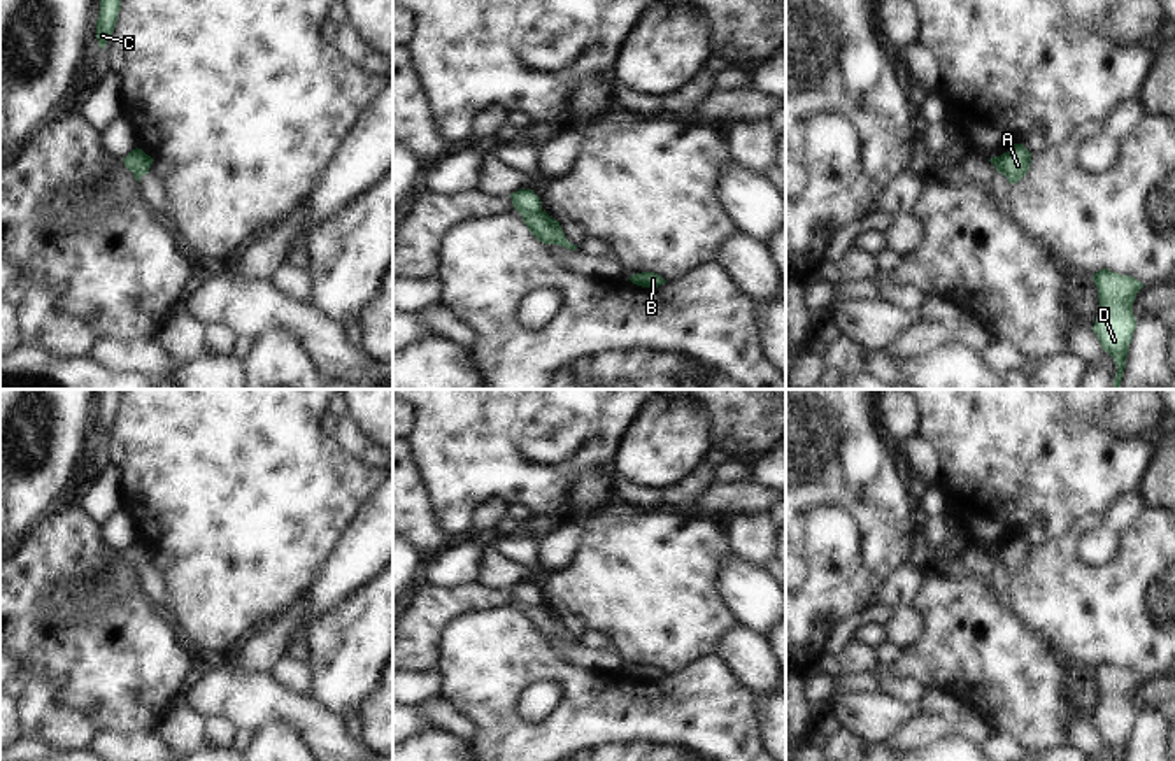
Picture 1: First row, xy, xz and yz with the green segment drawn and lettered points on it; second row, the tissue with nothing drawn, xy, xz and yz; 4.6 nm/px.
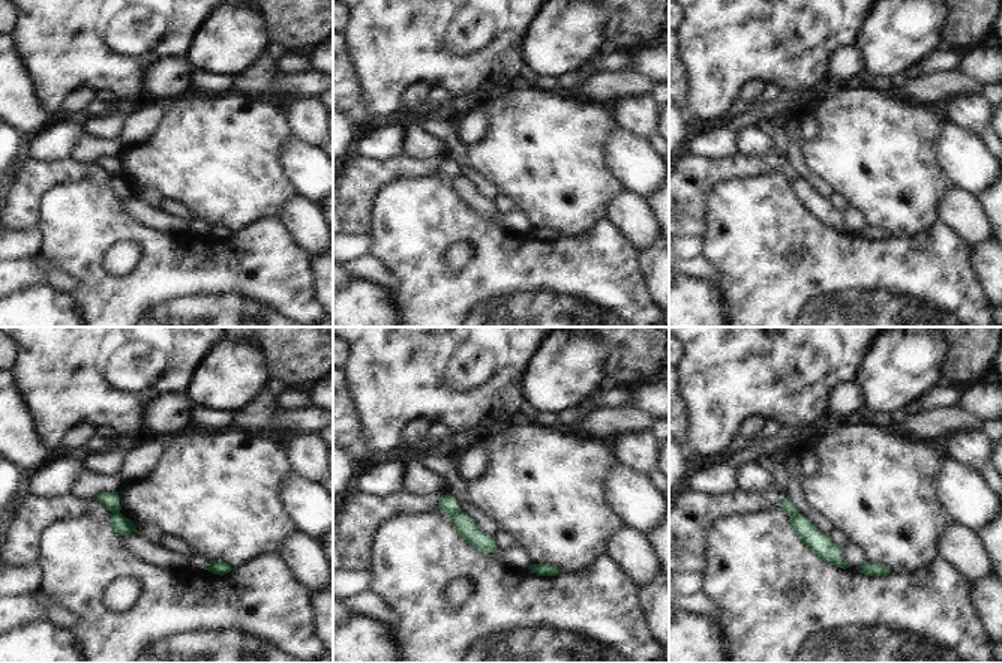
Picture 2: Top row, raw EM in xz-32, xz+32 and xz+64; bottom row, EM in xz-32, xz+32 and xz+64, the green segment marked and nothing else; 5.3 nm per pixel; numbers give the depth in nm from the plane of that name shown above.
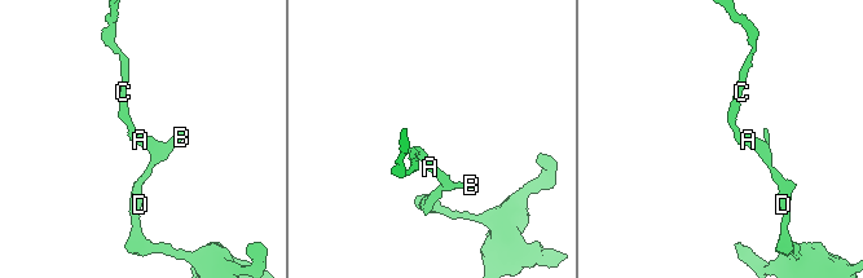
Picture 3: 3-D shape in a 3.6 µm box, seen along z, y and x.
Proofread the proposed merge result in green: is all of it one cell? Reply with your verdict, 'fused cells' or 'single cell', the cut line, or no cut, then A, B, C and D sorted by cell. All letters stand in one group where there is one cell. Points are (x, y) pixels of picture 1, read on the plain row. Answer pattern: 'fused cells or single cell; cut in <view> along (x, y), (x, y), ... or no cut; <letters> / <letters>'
fused cells; cut in xz along (541, 602), (523, 609); A B D / C

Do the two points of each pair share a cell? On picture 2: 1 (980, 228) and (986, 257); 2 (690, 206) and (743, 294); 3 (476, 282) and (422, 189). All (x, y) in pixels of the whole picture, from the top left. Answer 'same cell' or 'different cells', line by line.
1: different cells
2: different cells
3: same cell

